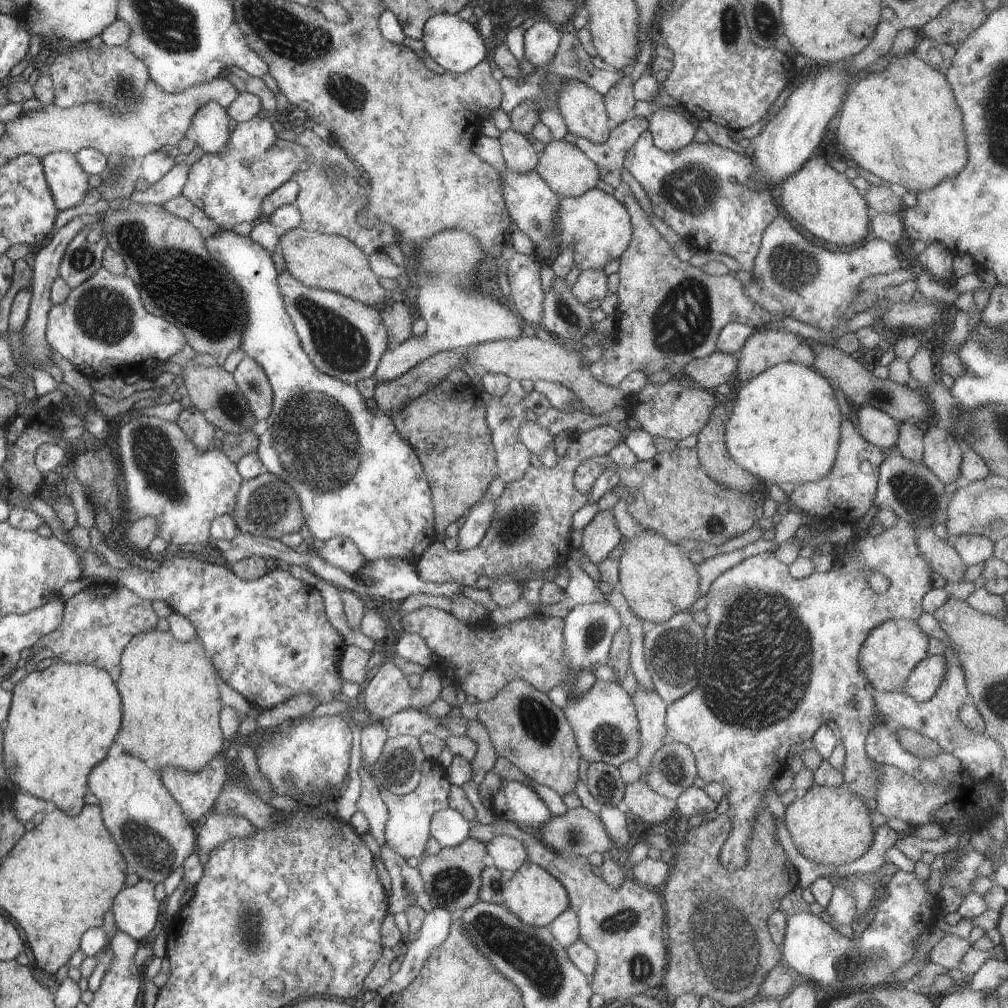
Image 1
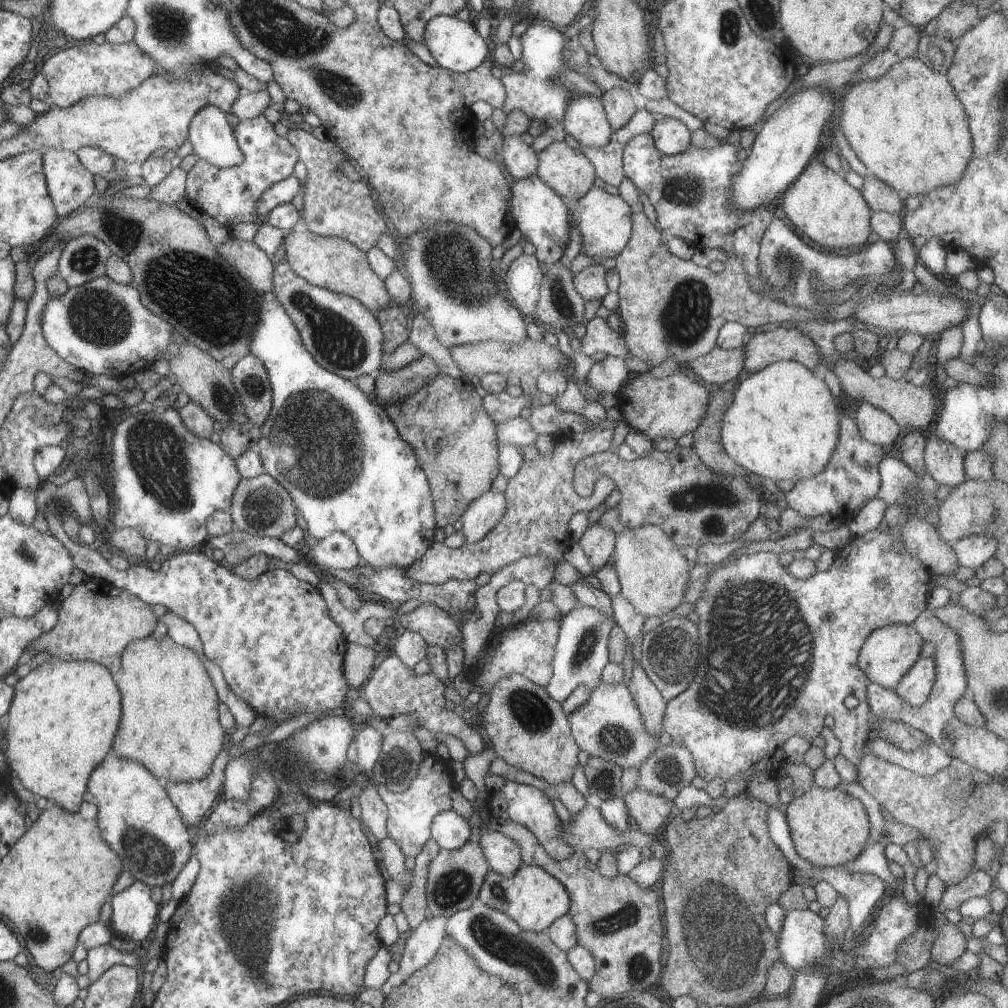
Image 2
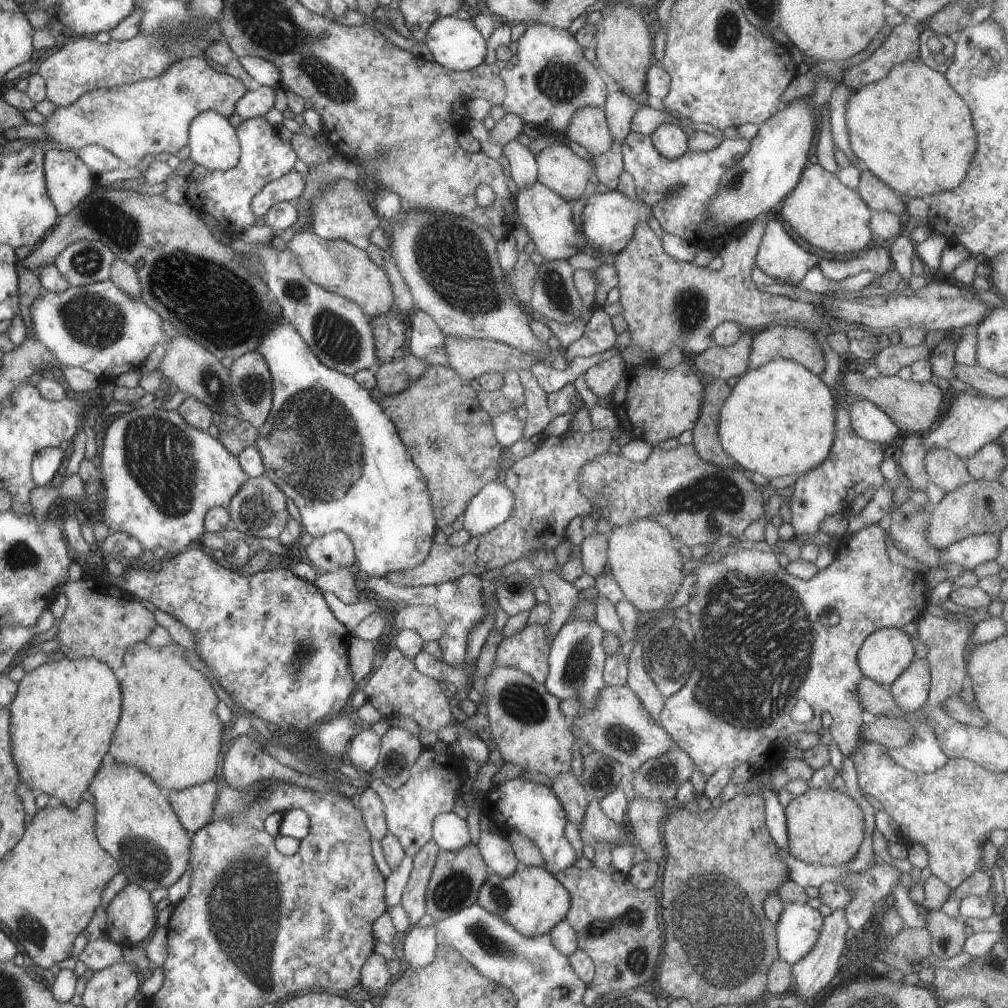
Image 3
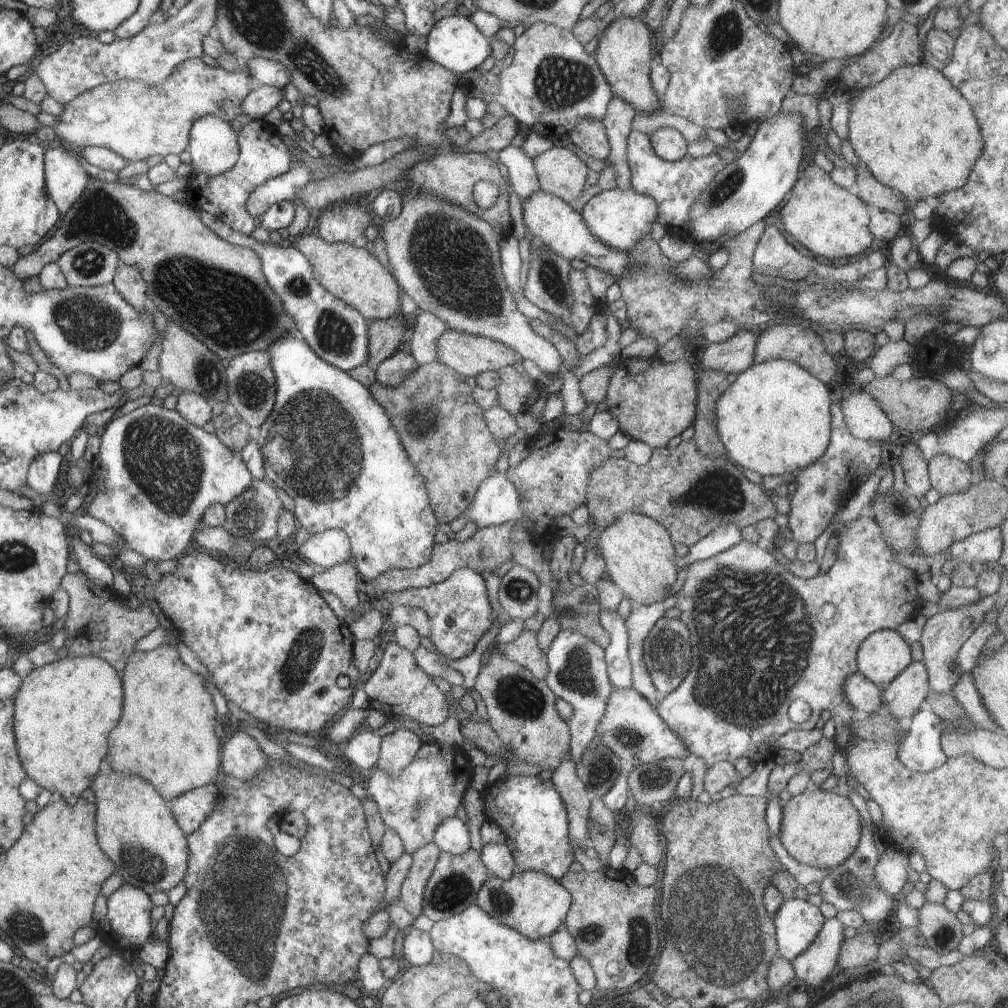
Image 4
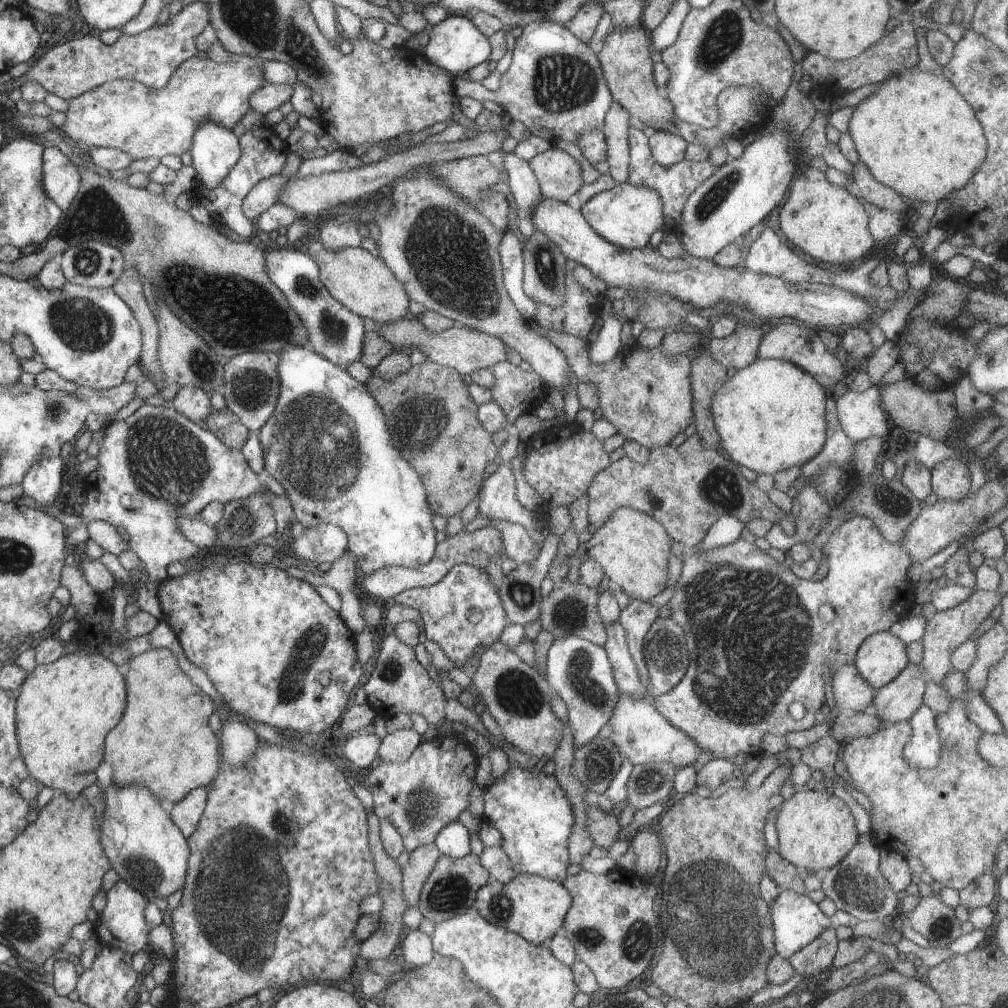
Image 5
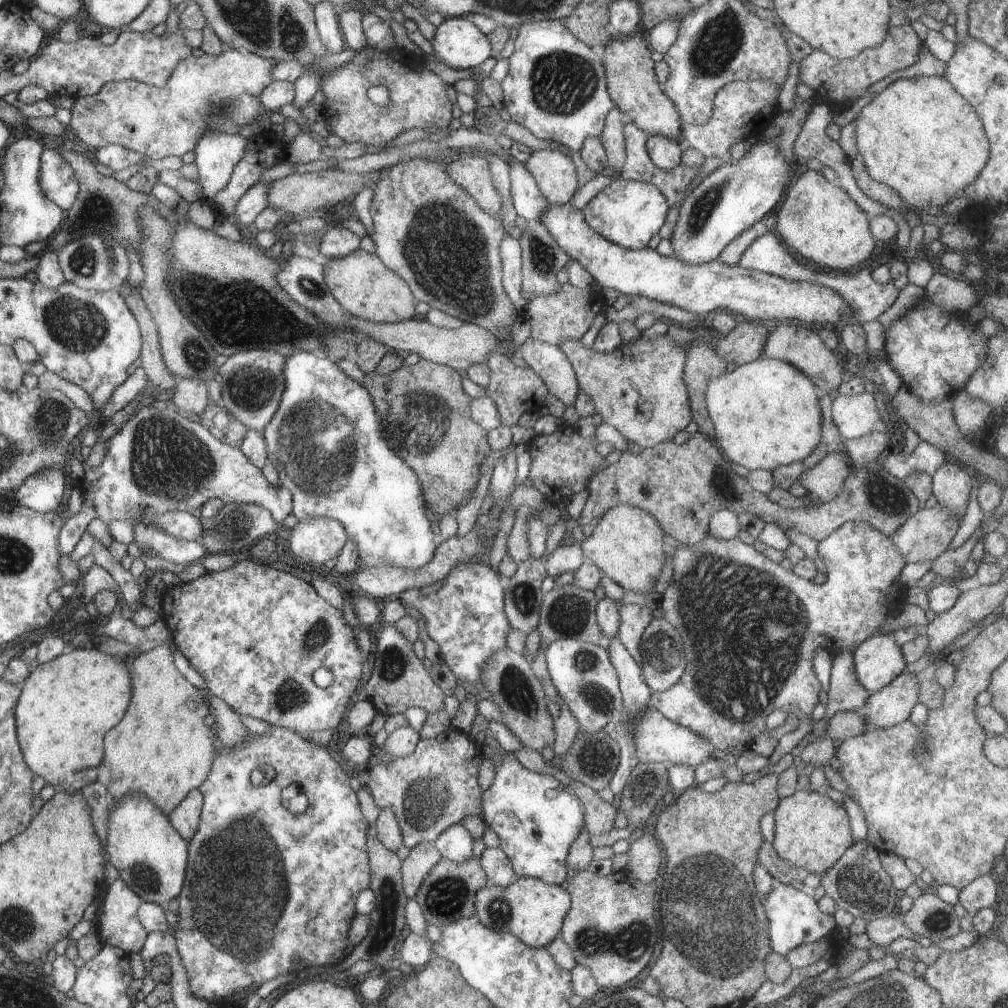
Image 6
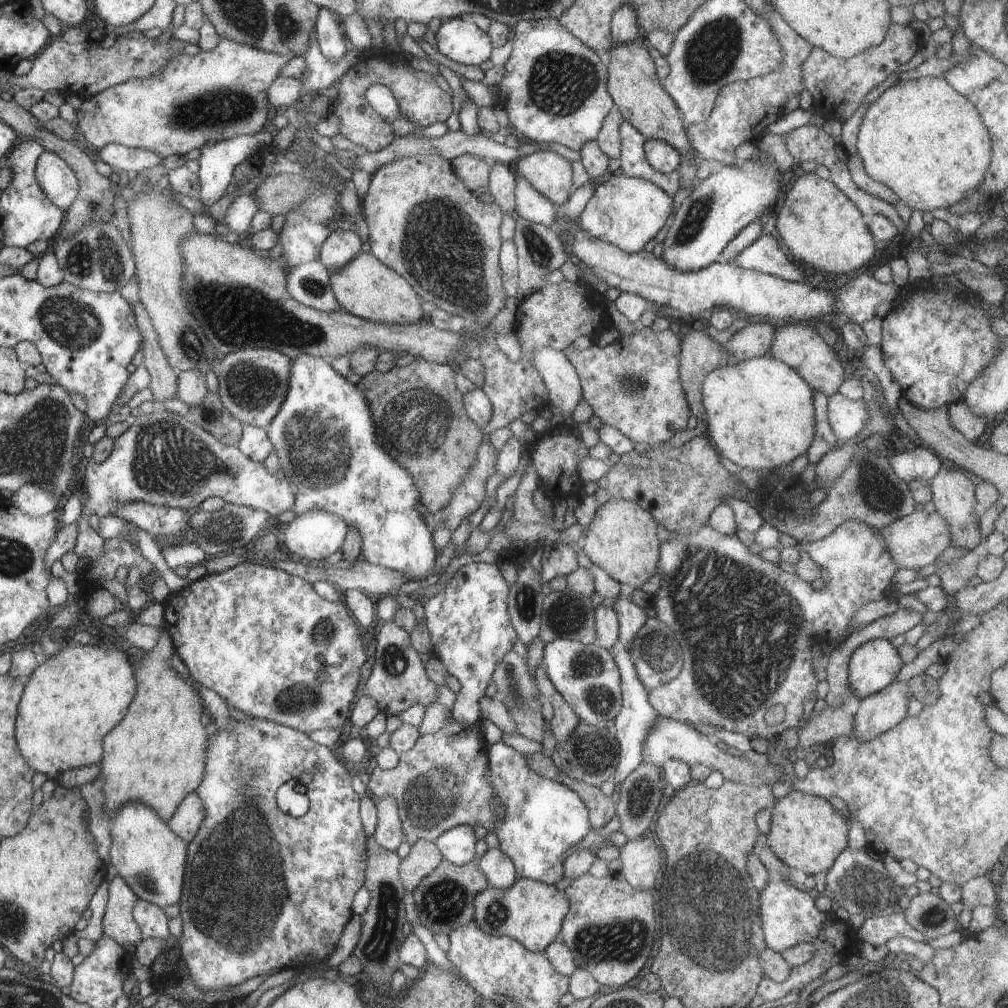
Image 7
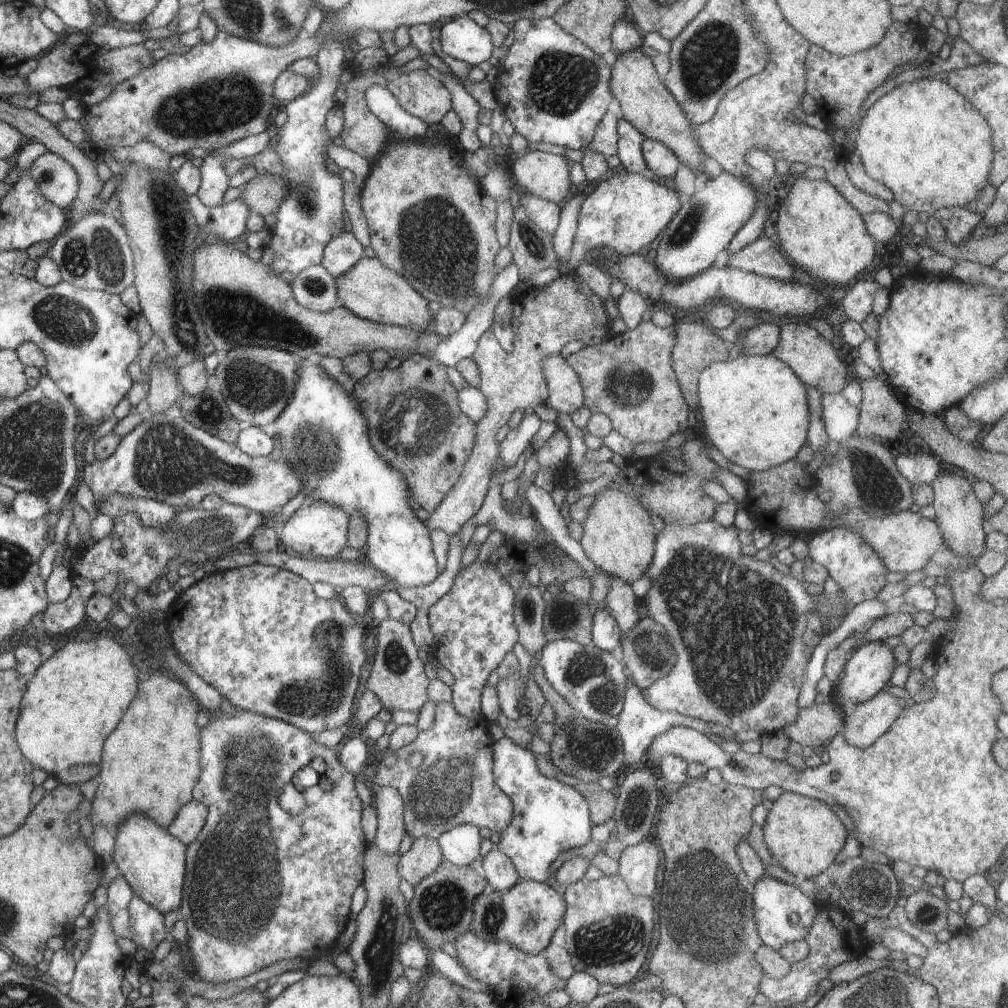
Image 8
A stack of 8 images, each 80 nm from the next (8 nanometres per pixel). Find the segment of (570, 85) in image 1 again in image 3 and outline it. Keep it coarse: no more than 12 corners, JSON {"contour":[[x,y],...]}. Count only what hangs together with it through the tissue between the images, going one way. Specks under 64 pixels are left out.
{"contour":[[603,108],[576,110],[564,136],[590,155],[614,141]]}

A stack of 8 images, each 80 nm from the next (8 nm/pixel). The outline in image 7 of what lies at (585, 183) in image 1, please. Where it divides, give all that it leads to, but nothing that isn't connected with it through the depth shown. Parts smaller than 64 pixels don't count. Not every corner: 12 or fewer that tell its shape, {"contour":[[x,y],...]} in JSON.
{"contour":[[554,151],[513,168],[556,206],[575,190],[571,162]]}

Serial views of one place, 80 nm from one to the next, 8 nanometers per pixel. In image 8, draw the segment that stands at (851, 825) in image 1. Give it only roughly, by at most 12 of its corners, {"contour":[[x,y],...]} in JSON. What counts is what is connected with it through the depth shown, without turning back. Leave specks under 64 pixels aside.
{"contour":[[784,791],[763,837],[774,862],[824,878],[849,832],[830,806]]}

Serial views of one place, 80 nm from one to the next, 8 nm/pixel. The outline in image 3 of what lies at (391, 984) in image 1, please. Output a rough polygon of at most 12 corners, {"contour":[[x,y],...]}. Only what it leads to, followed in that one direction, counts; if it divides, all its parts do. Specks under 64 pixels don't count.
{"contour":[[436,922],[416,925],[404,938],[403,968],[420,968],[436,956]]}

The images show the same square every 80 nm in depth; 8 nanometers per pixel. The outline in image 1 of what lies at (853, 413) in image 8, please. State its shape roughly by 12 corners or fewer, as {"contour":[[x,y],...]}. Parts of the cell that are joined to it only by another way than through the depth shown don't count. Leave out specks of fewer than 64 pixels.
{"contour":[[860,407],[858,432],[878,448],[897,443],[899,424]]}

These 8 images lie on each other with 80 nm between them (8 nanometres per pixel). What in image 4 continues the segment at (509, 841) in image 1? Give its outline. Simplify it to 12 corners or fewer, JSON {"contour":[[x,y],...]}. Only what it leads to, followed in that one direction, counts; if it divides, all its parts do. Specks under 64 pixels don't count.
{"contour":[[486,844],[480,856],[491,876],[518,871],[508,844]]}

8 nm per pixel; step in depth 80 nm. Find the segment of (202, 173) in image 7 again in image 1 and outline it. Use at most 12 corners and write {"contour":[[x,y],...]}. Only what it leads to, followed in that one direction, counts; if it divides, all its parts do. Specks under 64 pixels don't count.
{"contour":[[203,104],[191,122],[196,145],[220,152],[230,138],[227,109]]}

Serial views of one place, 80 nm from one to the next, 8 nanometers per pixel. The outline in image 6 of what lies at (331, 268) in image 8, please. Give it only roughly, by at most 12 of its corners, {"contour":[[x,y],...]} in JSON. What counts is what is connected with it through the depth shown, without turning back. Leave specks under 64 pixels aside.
{"contour":[[341,224],[322,233],[321,260],[360,249],[354,232]]}

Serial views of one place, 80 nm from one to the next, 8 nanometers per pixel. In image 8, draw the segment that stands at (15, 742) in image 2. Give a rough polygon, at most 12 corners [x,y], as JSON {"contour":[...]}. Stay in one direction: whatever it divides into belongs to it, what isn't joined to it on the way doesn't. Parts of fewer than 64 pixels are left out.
{"contour":[[112,638],[68,642],[30,679],[23,755],[65,785],[98,776],[139,692]]}

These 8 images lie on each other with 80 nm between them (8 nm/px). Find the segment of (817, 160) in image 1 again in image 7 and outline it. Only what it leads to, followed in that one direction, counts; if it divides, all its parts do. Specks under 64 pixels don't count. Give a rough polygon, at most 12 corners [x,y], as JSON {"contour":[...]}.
{"contour":[[799,175],[778,214],[794,260],[840,280],[875,238],[832,180]]}

